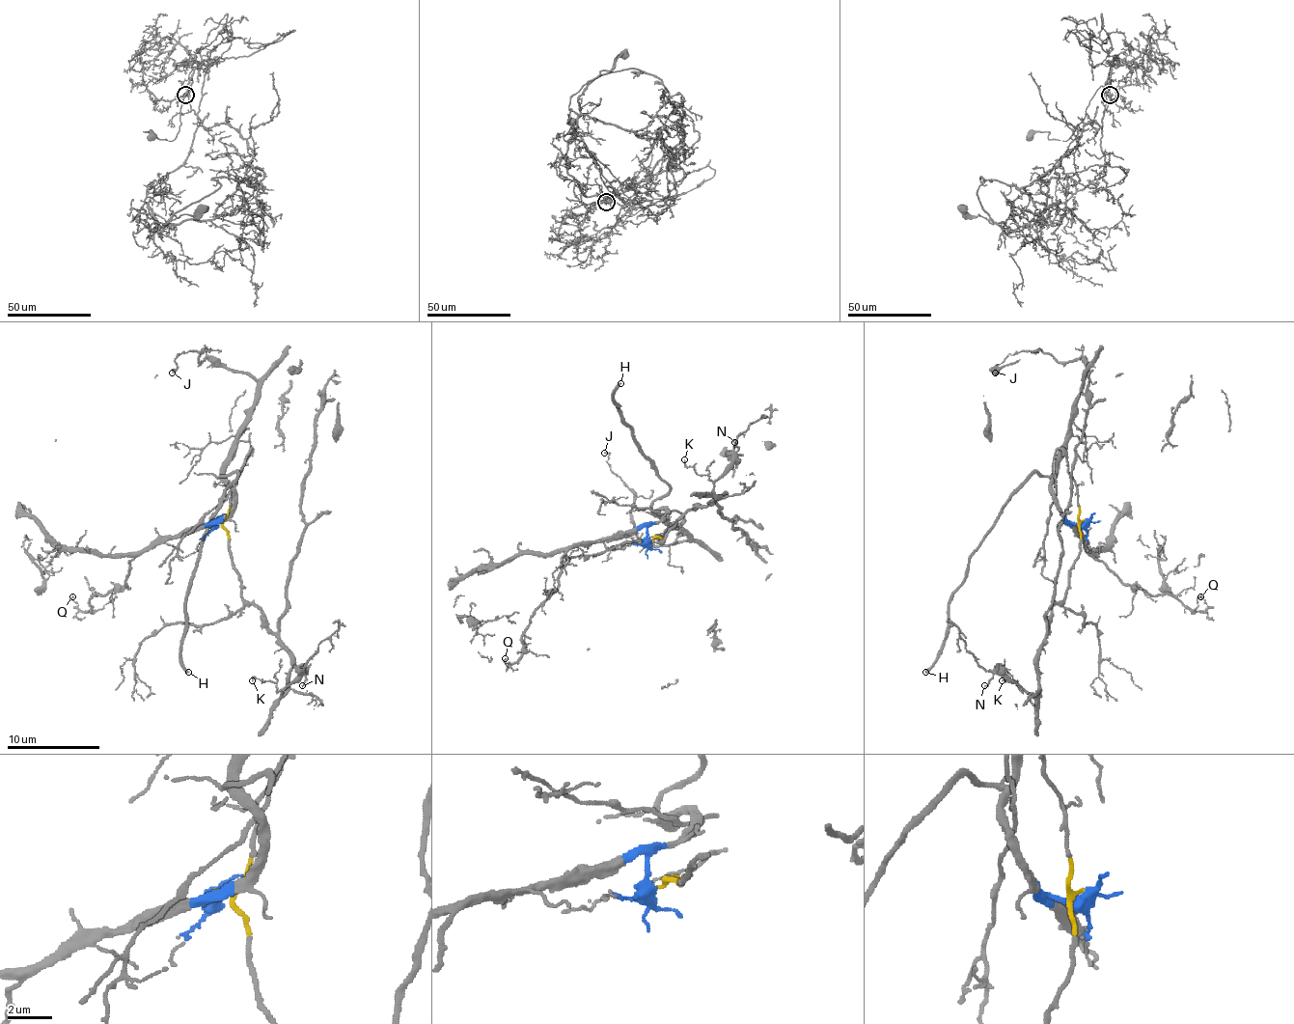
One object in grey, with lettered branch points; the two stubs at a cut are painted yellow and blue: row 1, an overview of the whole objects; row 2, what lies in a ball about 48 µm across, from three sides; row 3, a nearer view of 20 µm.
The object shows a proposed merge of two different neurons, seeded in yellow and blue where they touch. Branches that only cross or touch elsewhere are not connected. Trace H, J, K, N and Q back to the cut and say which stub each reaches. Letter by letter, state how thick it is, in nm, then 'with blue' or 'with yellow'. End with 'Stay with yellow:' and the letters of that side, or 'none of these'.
H: calibre 220 nm; with blue
J: calibre 160 nm; with blue
K: calibre 110 nm; with yellow
N: calibre 110 nm; with yellow
Q: calibre 110 nm; with blue
Stay with yellow: K, N

